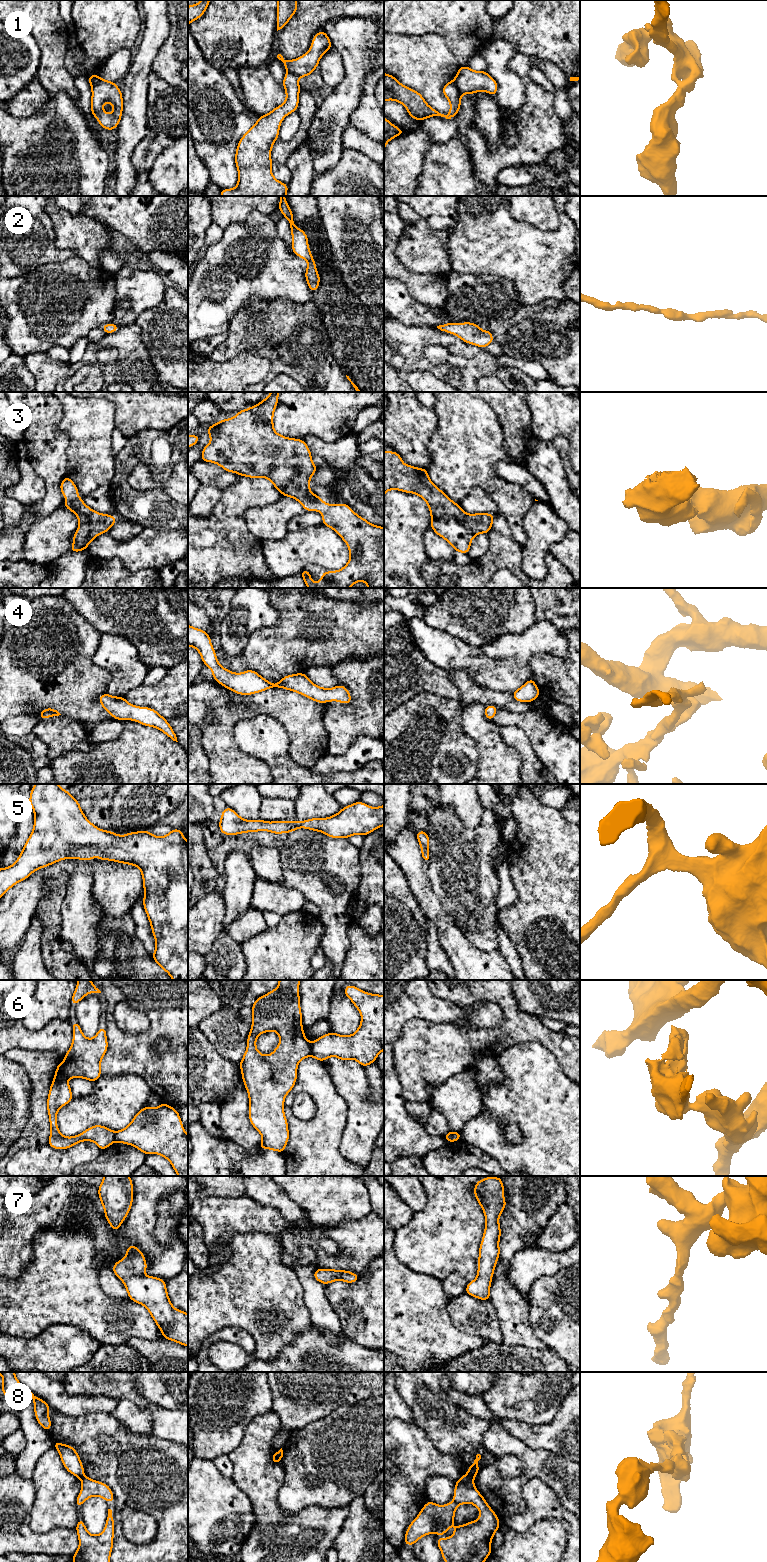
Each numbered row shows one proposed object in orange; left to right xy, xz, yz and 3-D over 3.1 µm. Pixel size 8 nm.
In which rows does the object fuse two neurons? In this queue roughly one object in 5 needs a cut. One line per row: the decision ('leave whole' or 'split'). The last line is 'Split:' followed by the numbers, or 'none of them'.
1: split
2: leave whole
3: leave whole
4: leave whole
5: leave whole
6: split
7: leave whole
8: split
Split: 1, 6, 8

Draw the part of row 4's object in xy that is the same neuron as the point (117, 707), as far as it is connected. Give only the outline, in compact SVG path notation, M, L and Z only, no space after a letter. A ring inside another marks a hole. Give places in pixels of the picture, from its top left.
M108 693L101 695L98 701L116 720L133 720L142 725L157 728L173 741L178 742L170 724L156 710L132 705L126 701L125 697L111 696Z

